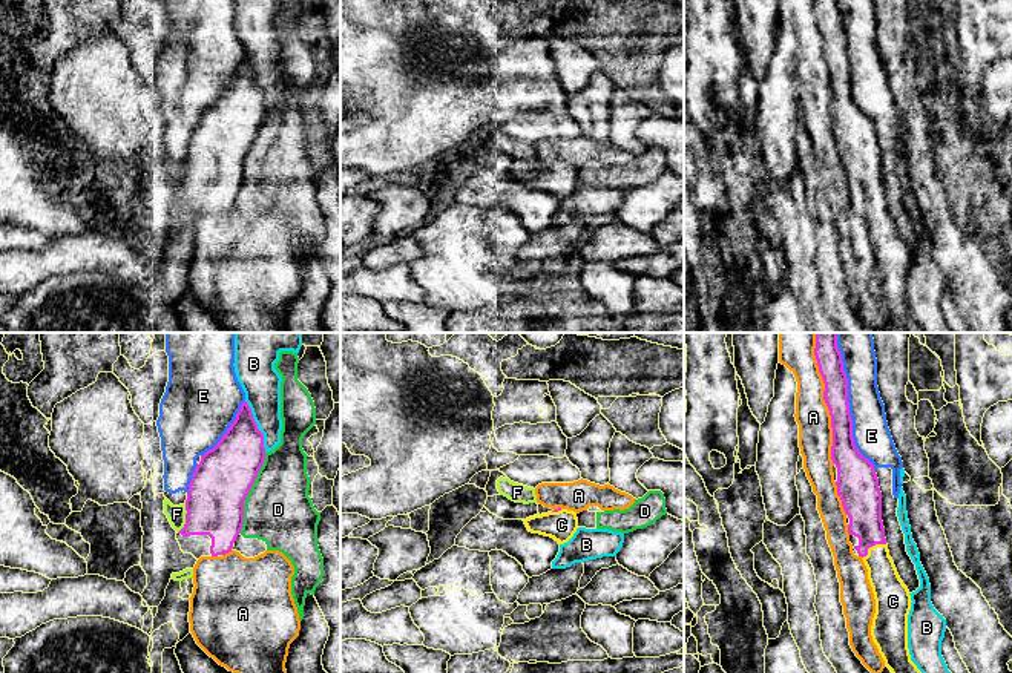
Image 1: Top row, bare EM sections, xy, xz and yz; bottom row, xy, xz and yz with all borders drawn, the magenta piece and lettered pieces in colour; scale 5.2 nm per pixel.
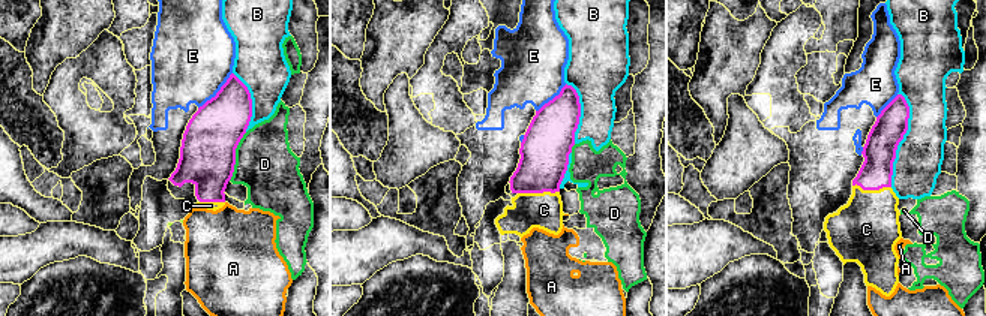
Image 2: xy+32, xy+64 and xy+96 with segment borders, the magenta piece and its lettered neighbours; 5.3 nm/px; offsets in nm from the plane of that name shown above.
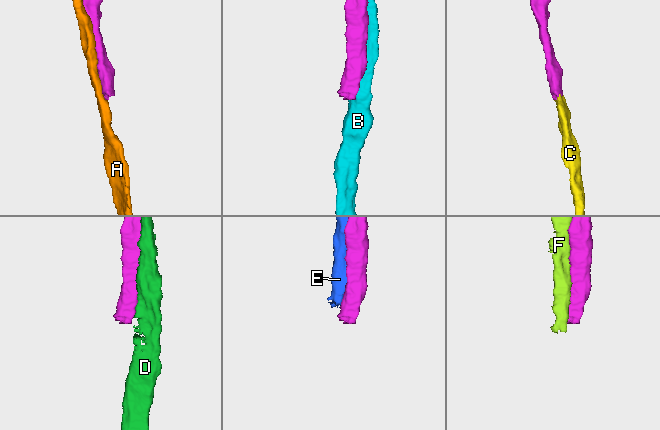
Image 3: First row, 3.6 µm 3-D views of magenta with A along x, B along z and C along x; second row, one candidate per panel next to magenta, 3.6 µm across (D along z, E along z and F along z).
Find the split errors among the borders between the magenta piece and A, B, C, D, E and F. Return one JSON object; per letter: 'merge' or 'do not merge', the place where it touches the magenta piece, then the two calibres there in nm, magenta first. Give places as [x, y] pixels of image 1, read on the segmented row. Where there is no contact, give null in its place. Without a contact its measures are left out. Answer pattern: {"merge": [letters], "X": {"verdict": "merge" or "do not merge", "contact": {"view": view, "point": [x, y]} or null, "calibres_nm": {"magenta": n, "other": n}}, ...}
{"merge": ["C"], "A": {"verdict": "do not merge", "contact": {"view": "yz", "point": [824, 399]}, "calibres_nm": {"magenta": 130, "other": 180}}, "B": {"verdict": "do not merge", "contact": {"view": "xy", "point": [256, 426]}, "calibres_nm": {"magenta": 280, "other": 200}}, "C": {"verdict": "merge", "contact": {"view": "yz", "point": [871, 546]}, "calibres_nm": {"magenta": 200, "other": 170}}, "D": {"verdict": "do not merge", "contact": {"view": "xy", "point": [249, 491]}, "calibres_nm": {"magenta": 300, "other": 360}}, "E": {"verdict": "do not merge", "contact": {"view": "yz", "point": [848, 402]}, "calibres_nm": {"magenta": 130, "other": 190}}, "F": {"verdict": "do not merge", "contact": {"view": "xy", "point": [186, 518]}, "calibres_nm": {"magenta": 300, "other": 100}}}

